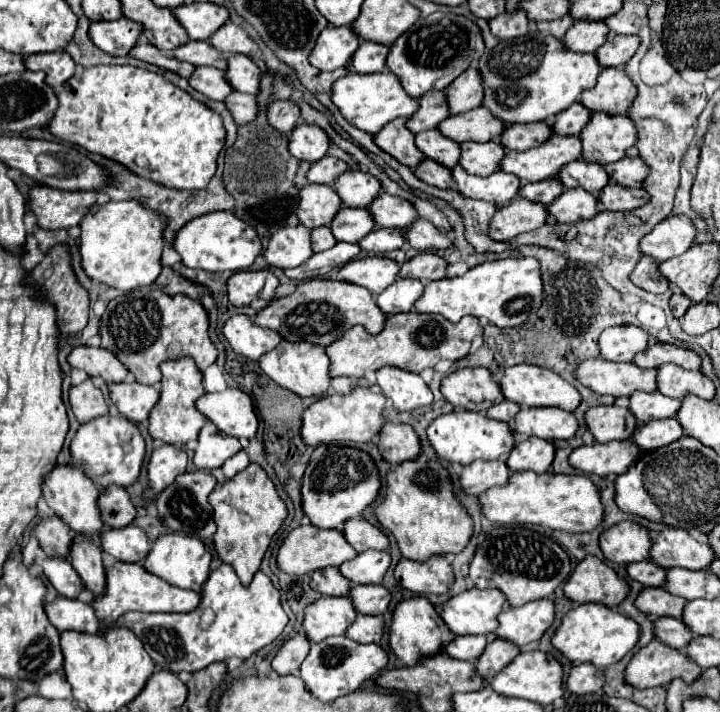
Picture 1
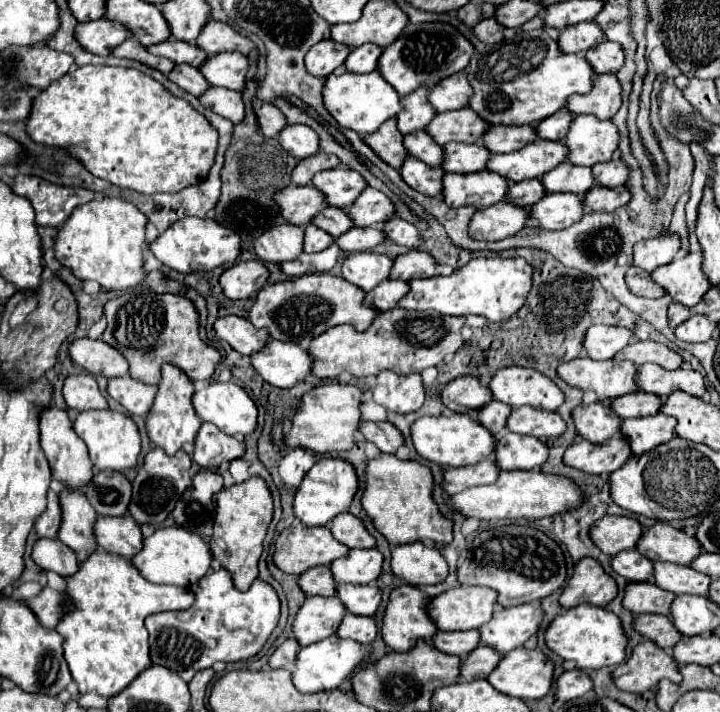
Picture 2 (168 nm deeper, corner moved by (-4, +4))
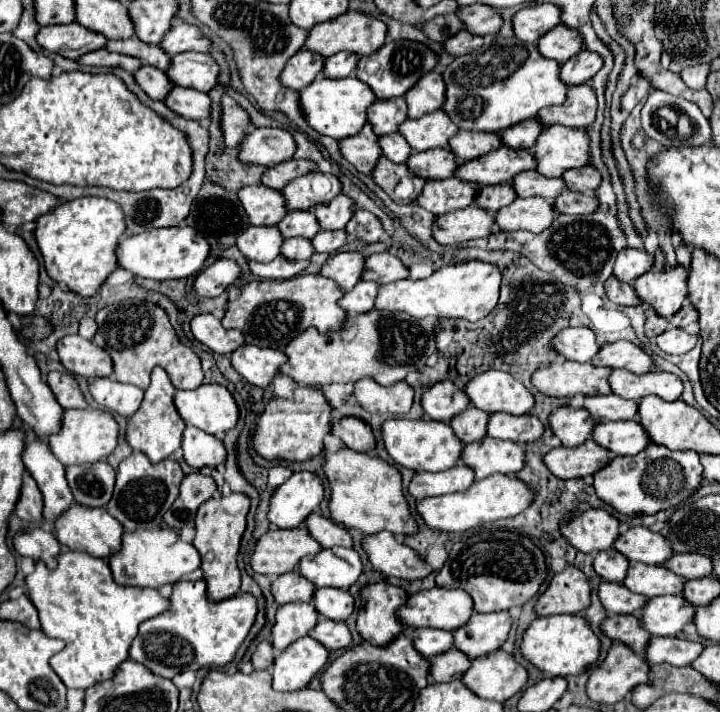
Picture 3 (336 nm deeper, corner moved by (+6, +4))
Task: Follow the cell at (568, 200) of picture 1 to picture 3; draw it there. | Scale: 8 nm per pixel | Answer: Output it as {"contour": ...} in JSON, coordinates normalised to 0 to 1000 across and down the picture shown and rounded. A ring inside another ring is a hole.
{"contour":[[[733,277],[717,279],[711,288],[697,291],[689,299],[689,316],[697,324],[719,324],[731,322],[739,327],[753,327],[772,308],[772,296],[767,285],[756,277]]]}

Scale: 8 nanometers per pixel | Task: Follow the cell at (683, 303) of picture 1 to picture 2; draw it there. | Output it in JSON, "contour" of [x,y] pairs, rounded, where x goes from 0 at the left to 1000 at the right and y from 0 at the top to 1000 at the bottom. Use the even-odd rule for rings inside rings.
{"contour":[[[931,426],[931,431],[928,431],[928,454],[933,462],[942,459],[944,454],[950,454],[958,442],[961,442],[961,437],[950,434],[944,426]]]}

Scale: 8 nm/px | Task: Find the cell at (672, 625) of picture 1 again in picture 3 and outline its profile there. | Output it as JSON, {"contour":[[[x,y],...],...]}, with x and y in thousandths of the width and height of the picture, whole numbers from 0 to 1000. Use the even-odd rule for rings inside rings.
{"contour":[[[844,864],[836,872],[836,886],[850,897],[872,906],[878,914],[894,920],[906,892],[894,886],[894,878],[883,864]]]}

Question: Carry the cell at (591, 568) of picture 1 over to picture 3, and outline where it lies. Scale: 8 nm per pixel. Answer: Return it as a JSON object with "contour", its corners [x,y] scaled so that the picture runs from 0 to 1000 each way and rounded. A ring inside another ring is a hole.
{"contour":[[[789,794],[781,805],[772,805],[761,827],[750,836],[744,847],[747,864],[775,864],[775,861],[806,861],[819,853],[819,819],[817,810],[803,799]]]}

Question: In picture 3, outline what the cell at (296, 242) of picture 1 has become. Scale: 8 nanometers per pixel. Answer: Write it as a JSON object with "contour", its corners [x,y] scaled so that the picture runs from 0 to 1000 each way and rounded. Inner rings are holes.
{"contour":[[[344,319],[331,333],[331,350],[347,367],[364,367],[364,369],[383,364],[389,358],[392,341],[394,333],[389,333],[389,324],[383,319]]]}

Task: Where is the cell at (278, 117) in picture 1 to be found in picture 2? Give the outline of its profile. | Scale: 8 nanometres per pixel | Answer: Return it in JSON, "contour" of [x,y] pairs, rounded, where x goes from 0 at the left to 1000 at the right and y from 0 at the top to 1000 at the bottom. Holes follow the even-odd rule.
{"contour":[[[353,136],[350,139],[350,153],[356,159],[361,187],[367,192],[372,192],[372,195],[383,192],[386,184],[392,184],[392,178],[397,178],[397,164],[378,145],[369,145],[369,142],[361,142],[358,136]]]}

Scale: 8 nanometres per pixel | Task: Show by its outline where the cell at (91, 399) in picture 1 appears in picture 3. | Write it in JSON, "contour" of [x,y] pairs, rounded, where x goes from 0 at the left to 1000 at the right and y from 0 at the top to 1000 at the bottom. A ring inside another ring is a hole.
{"contour":[[[69,521],[64,529],[64,538],[75,549],[81,566],[89,574],[119,574],[122,566],[111,549],[108,535],[103,532],[100,524],[83,524],[83,521]]]}

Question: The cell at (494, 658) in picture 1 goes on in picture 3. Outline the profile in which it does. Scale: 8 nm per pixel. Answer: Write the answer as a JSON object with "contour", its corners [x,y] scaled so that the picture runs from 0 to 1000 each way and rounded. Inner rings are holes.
{"contour":[[[625,912],[597,926],[597,945],[608,959],[614,959],[614,956],[639,954],[642,945],[650,942],[653,934],[656,934],[656,926],[650,926],[647,920],[639,920],[639,914],[633,912]]]}

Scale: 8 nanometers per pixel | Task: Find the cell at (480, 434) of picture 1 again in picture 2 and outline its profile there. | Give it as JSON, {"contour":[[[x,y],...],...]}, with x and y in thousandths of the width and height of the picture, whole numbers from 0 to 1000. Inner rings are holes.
{"contour":[[[631,580],[625,586],[583,586],[569,600],[572,622],[578,636],[614,656],[644,656],[658,653],[681,639],[686,639],[686,614],[678,608],[667,594],[658,594],[658,586],[653,580]]]}

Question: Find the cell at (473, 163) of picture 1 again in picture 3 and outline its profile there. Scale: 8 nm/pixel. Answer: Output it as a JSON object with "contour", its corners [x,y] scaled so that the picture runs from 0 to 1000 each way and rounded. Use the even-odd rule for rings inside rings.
{"contour":[[[594,209],[572,215],[564,232],[575,246],[586,251],[619,251],[636,235],[633,218],[628,218],[625,209]]]}

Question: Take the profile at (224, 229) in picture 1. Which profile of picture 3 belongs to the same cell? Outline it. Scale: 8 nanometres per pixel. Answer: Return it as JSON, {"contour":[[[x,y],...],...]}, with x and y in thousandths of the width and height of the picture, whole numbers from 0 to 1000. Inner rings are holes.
{"contour":[[[261,316],[228,319],[222,324],[200,324],[194,330],[172,333],[164,341],[161,355],[164,355],[167,375],[183,381],[186,386],[231,395],[231,392],[253,392],[275,383],[286,369],[286,361],[292,355],[292,341],[272,322]]]}

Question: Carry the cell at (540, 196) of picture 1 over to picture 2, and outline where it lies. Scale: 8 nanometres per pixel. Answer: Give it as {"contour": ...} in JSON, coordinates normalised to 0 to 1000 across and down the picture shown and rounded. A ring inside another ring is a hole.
{"contour":[[[731,251],[722,257],[708,257],[700,282],[736,294],[742,285],[747,285],[747,279],[753,279],[753,274],[756,274],[753,257],[747,251]]]}

